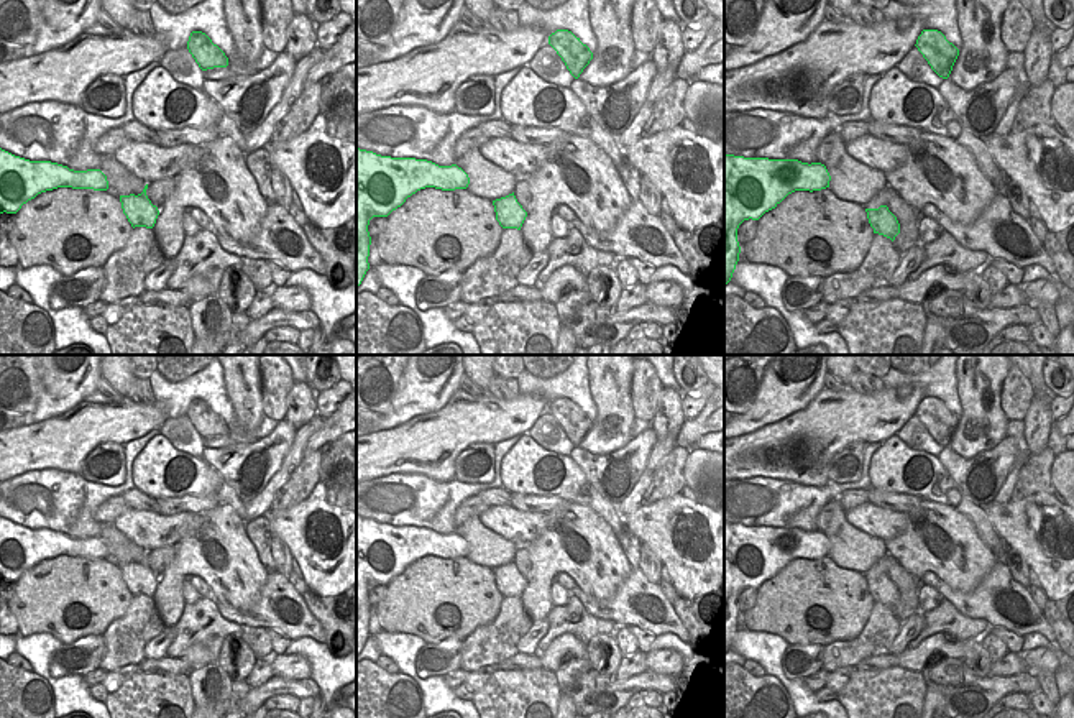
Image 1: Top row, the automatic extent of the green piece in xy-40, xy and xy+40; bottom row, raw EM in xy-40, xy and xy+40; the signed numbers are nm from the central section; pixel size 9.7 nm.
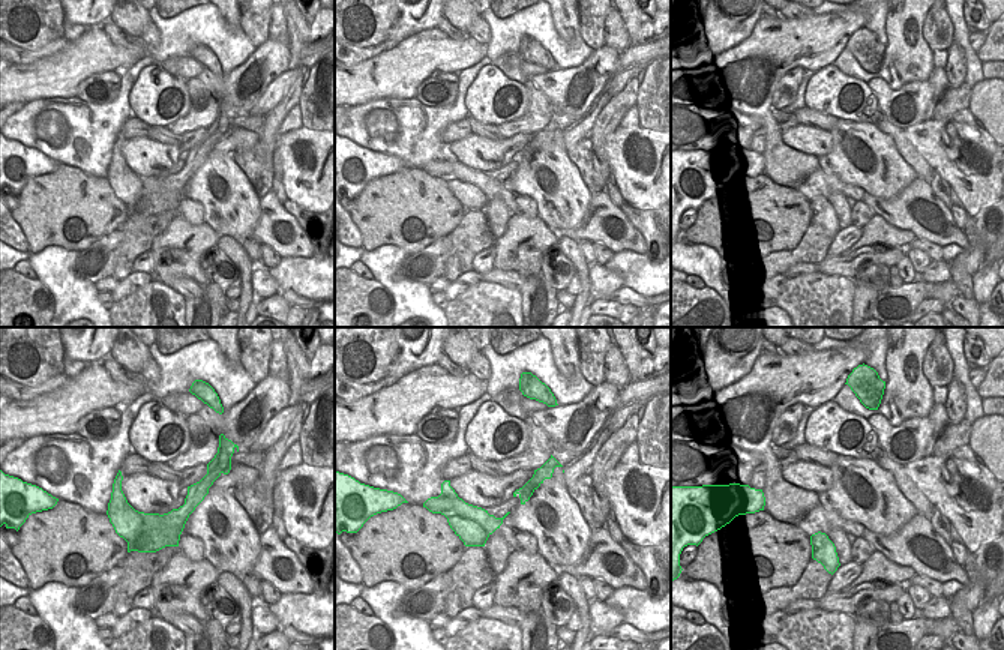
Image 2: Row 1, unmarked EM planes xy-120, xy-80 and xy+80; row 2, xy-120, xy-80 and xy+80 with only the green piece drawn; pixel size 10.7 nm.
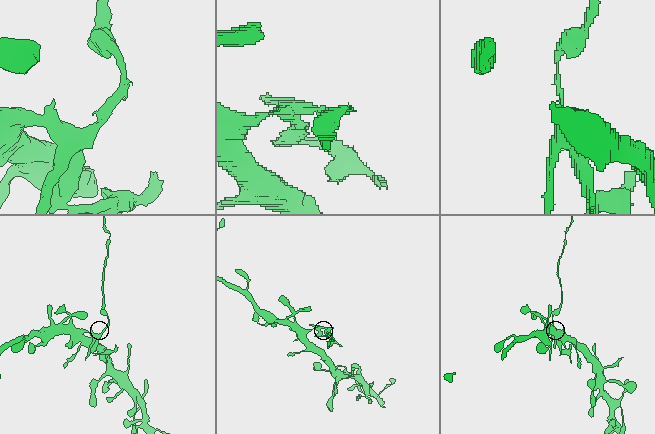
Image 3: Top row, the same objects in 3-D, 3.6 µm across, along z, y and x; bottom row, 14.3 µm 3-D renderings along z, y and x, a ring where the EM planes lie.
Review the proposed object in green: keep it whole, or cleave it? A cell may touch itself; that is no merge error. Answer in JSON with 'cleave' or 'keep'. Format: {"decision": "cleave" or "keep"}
{"decision": "cleave"}

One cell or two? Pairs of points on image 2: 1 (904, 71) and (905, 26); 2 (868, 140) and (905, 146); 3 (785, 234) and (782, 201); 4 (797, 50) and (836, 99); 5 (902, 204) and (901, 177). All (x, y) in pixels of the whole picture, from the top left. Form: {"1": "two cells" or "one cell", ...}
{"1": "one cell", "2": "two cells", "3": "one cell", "4": "two cells", "5": "two cells"}

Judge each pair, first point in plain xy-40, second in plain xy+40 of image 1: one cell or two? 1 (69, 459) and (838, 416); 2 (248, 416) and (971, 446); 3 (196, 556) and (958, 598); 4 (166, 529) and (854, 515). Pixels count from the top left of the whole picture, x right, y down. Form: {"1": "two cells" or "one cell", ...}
{"1": "one cell", "2": "one cell", "3": "two cells", "4": "one cell"}

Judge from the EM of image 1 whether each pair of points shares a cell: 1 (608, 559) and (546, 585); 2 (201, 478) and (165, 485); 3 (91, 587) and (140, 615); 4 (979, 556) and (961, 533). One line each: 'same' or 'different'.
1: same
2: same
3: different
4: same

